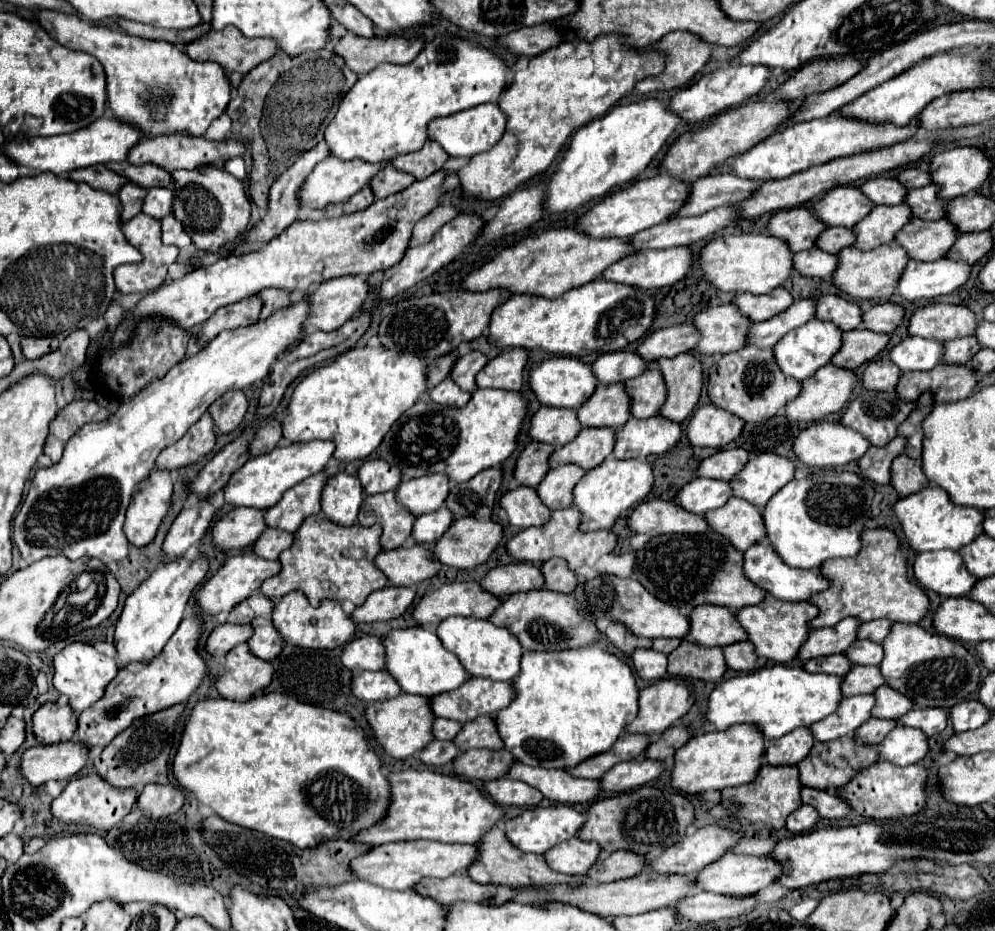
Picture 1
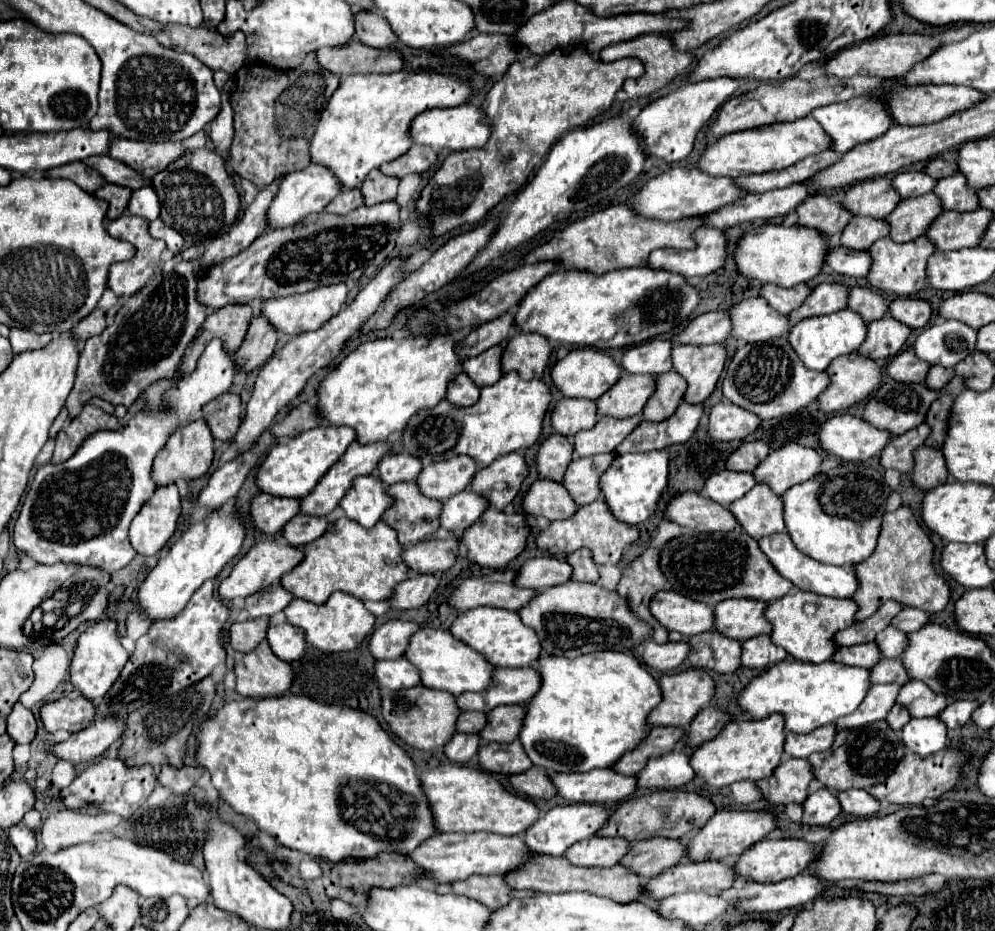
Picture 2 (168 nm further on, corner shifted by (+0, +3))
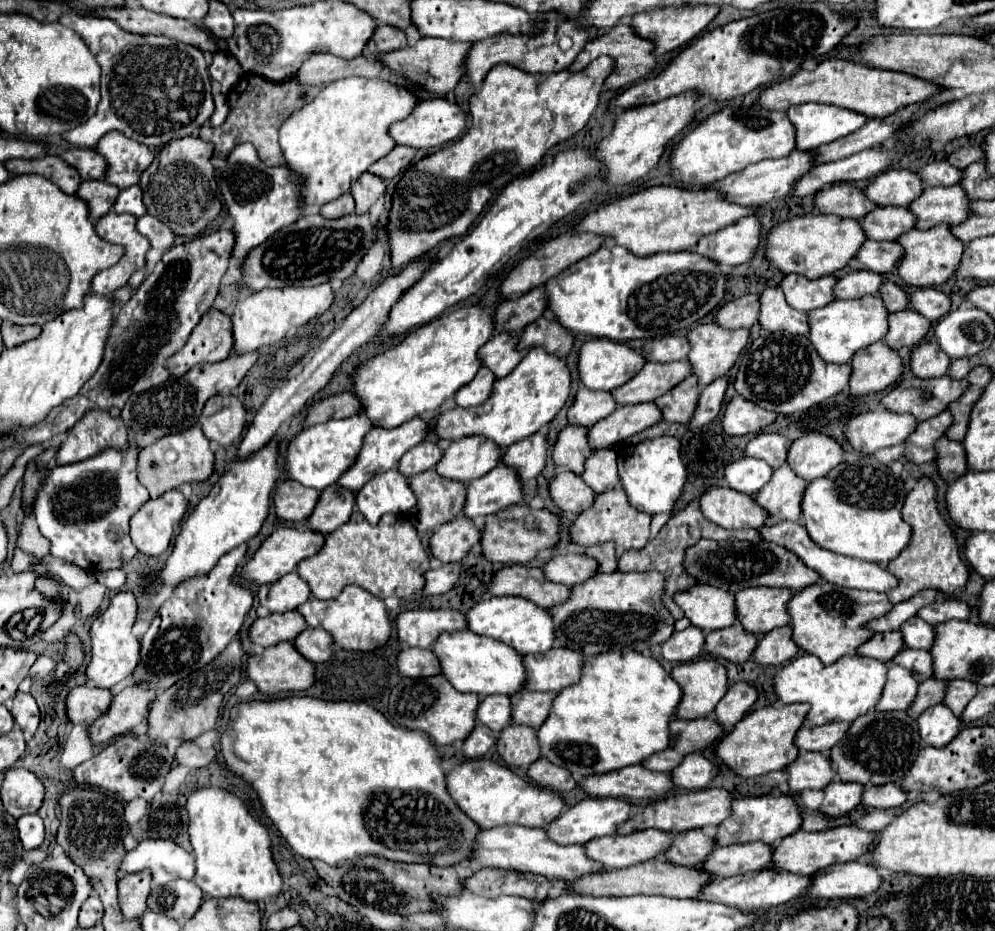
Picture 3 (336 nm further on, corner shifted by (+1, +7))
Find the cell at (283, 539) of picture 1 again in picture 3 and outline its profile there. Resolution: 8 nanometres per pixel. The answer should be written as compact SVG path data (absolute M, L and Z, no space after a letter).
M329 486L319 494L319 500L307 518L309 530L321 532L321 534L331 534L337 530L341 524L345 524L351 516L355 504L355 492L339 488L339 486Z

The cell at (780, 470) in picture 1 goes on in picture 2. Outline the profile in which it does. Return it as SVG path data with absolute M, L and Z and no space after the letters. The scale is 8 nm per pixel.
M790 442L778 450L772 450L770 456L754 470L754 476L758 482L770 484L776 494L784 494L794 484L806 482L820 474L820 466L820 452Z

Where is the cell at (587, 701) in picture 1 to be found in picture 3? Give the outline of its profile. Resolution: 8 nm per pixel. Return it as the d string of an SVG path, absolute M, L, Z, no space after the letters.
M633 650L603 652L587 658L581 668L579 682L563 688L551 704L551 712L541 728L537 728L537 740L541 756L549 762L569 770L573 776L591 776L619 770L623 766L639 764L653 752L661 752L669 744L669 720L675 714L675 706L681 700L679 684L663 670L663 666Z

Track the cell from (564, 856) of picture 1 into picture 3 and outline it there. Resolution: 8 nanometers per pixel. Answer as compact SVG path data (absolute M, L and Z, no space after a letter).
M649 828L639 830L633 834L613 834L613 836L601 836L595 840L589 840L583 844L585 854L603 864L607 870L612 868L625 868L633 866L645 860L655 858L657 854L665 852L671 844L671 834Z

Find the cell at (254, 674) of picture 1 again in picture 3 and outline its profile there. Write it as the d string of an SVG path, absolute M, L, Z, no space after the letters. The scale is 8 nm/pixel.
M279 642L275 646L265 648L263 654L251 656L247 660L245 672L247 672L247 678L251 682L255 682L259 692L267 694L267 696L277 696L277 694L285 694L285 692L303 692L315 680L315 668L311 666L311 662L307 662L305 658L299 656L299 652L293 648L293 642Z

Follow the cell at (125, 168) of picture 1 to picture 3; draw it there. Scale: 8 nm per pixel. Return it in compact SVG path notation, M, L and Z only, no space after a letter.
M71 148L61 154L61 158L77 168L83 180L105 180L105 158L91 148Z

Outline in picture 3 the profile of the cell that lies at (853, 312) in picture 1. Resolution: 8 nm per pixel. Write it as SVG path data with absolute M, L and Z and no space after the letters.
M885 282L879 288L877 296L883 300L883 304L885 304L885 308L889 312L899 312L899 310L907 308L907 294L893 282Z

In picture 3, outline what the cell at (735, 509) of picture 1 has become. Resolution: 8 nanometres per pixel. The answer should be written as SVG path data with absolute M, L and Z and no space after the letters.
M783 464L773 472L769 484L765 484L753 500L767 512L767 526L791 520L797 522L801 516L801 490L805 490L807 480L793 476L793 470Z

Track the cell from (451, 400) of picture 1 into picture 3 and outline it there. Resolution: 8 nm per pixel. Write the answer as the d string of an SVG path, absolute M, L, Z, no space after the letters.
M479 368L475 378L455 392L455 402L463 408L481 404L481 400L489 398L489 388L493 386L493 380L495 380L495 376L487 368Z

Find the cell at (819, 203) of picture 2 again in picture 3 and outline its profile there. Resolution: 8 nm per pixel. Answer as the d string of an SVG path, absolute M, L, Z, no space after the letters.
M835 184L819 190L813 204L821 214L835 214L853 220L861 220L867 212L875 208L875 204L867 200L859 188L849 184Z

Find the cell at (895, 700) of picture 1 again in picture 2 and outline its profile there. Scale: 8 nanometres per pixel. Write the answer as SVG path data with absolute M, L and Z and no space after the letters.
M912 680L902 686L898 694L898 704L904 704L912 716L938 716L946 708L948 698L926 688L920 680Z

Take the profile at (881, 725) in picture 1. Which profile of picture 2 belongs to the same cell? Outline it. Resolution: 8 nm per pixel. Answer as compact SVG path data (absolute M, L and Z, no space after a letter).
M896 704L896 706L892 708L892 712L888 714L886 720L888 720L888 724L890 724L894 730L900 730L900 728L904 728L904 726L912 720L912 716L910 716L910 712L908 712L906 706Z

